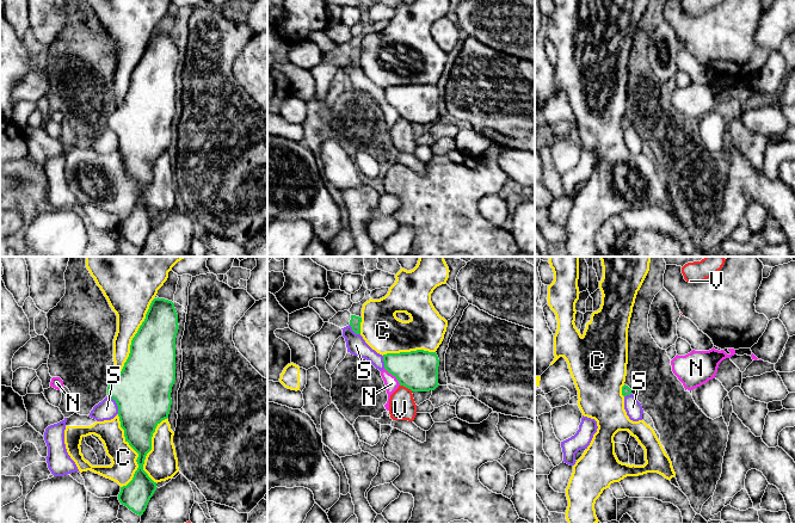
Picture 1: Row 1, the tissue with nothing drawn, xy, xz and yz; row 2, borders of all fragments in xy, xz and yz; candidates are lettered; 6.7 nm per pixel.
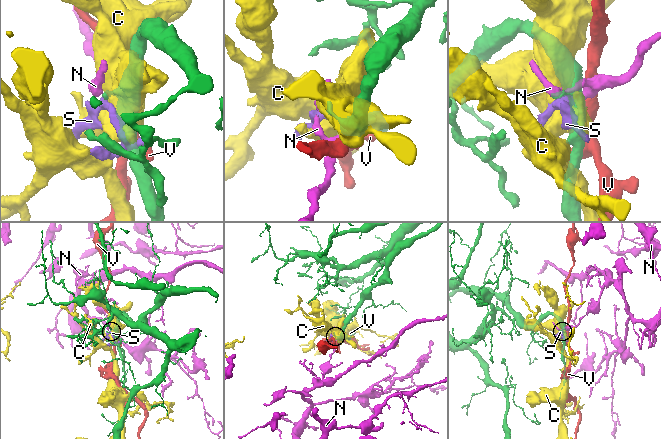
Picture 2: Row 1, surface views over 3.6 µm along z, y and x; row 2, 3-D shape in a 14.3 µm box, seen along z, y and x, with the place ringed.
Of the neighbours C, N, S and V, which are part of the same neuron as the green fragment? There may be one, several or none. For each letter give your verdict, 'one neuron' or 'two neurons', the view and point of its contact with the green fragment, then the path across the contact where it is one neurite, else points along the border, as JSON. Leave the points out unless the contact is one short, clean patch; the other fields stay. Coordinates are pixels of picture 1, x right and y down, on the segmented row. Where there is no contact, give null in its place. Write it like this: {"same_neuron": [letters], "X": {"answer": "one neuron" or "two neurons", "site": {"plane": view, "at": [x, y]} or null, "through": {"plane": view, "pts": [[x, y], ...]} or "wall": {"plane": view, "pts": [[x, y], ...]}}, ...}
{"same_neuron": [], "C": {"answer": "two neurons", "site": {"plane": "xy", "at": [135, 450]}}, "N": {"answer": "two neurons", "site": {"plane": "xz", "at": [394, 375]}, "wall": {"plane": "xz", "pts": [[384, 368], [400, 384]]}}, "S": {"answer": "two neurons", "site": {"plane": "xy", "at": [116, 402]}, "wall": {"plane": "xy", "pts": [[108, 395], [115, 401], [118, 413]]}}, "V": {"answer": "two neurons", "site": {"plane": "xz", "at": [406, 387]}}}

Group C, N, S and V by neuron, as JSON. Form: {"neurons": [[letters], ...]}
{"neurons": [["C"], ["N", "S"], ["V"]]}

